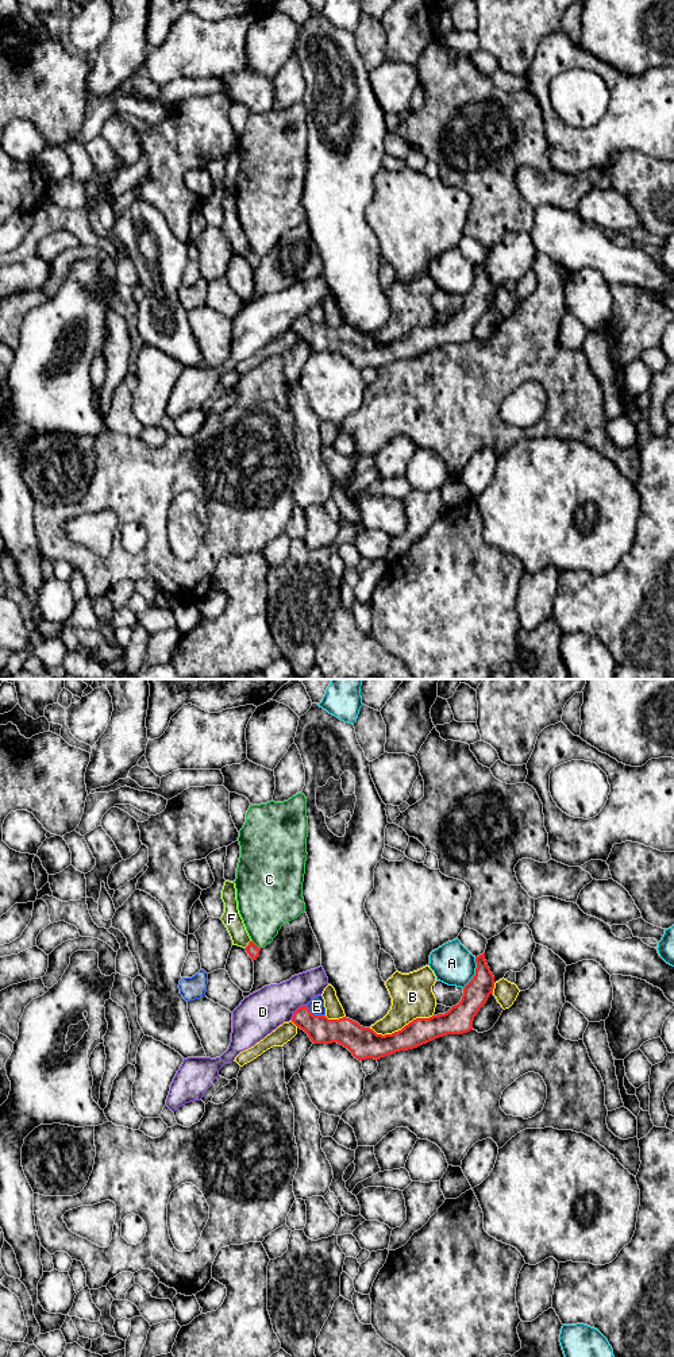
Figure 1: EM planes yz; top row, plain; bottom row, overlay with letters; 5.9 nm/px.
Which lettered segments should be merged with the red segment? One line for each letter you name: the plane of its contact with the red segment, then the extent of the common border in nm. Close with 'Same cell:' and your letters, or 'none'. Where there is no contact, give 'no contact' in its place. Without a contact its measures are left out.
F: contact in yz; length 70 nm
Same cell: F

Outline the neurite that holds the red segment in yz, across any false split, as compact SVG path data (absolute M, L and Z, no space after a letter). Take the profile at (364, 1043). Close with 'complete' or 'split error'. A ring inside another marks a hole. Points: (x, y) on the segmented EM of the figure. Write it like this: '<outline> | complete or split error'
M485 952L475 957L473 979L463 987L458 1005L447 1013L430 1018L416 1018L392 1034L377 1034L350 1018L328 1019L313 1015L307 1006L299 1007L292 1022L304 1030L313 1044L338 1042L358 1060L380 1060L400 1050L408 1050L447 1034L462 1034L473 1030L473 1021L494 988L494 976L485 960Z | complete

